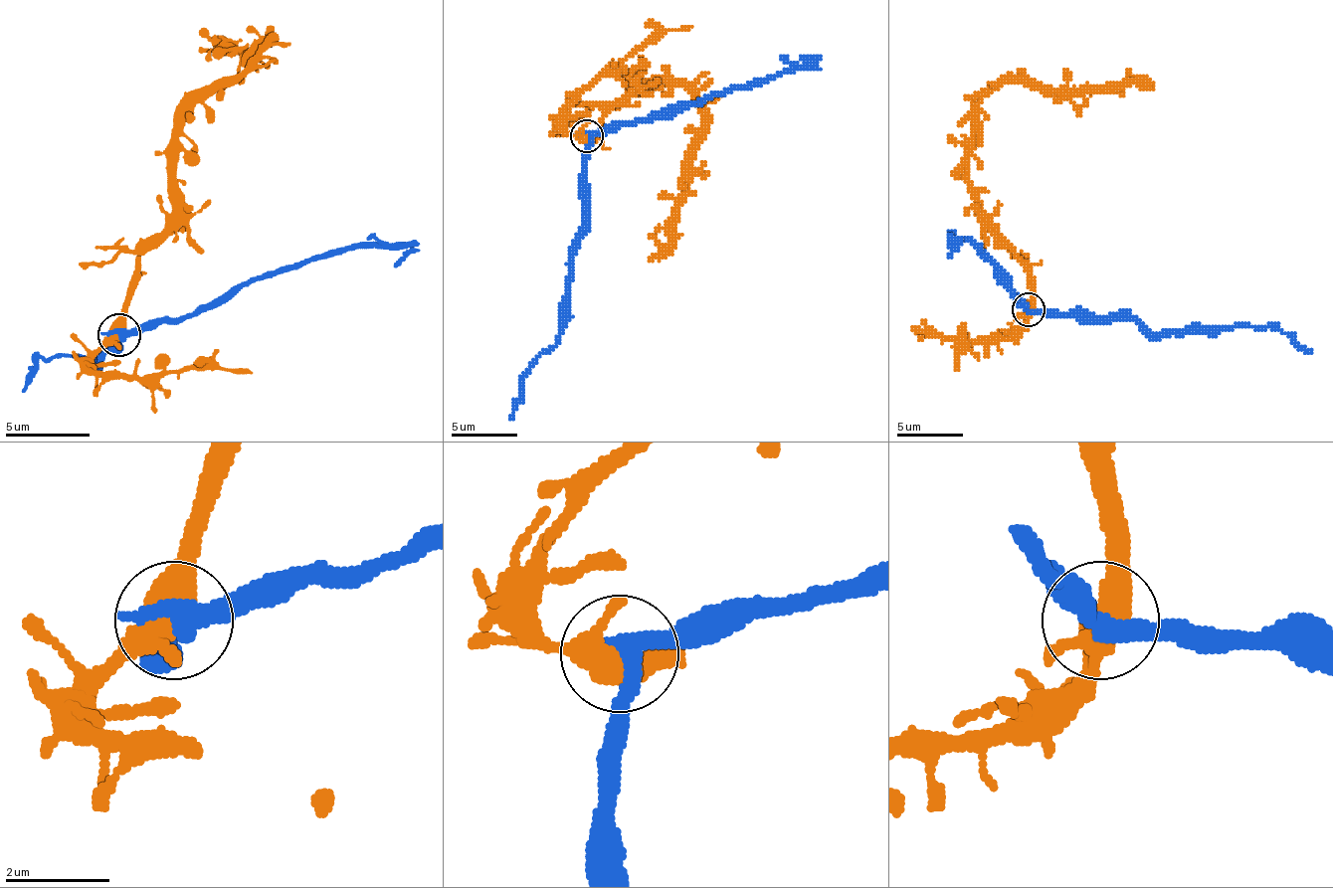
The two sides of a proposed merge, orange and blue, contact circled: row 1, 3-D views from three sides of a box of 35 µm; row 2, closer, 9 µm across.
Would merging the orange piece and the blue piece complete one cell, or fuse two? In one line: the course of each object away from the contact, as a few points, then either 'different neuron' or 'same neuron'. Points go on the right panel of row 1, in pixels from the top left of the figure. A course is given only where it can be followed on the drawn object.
orange via (1028, 310), (1025, 264), (991, 228), (968, 178), (975, 108), (1005, 83), (1031, 79), (1047, 88), (1153, 88) | blue via (1028, 310), (1130, 316), (1153, 333), (1219, 333), (1236, 326), (1271, 326), (1291, 336), (1311, 353) | different neuron

